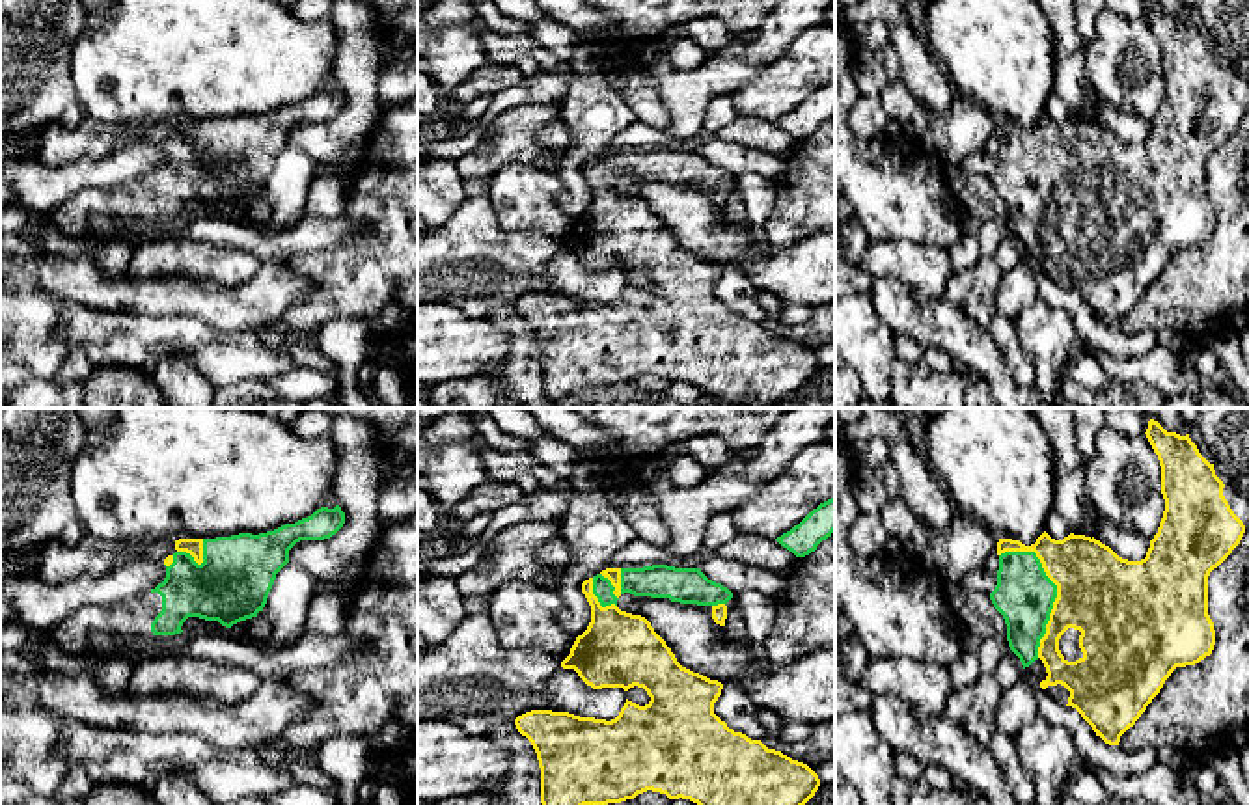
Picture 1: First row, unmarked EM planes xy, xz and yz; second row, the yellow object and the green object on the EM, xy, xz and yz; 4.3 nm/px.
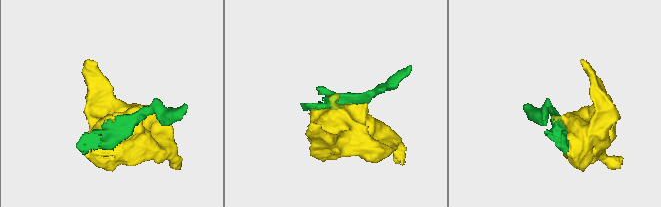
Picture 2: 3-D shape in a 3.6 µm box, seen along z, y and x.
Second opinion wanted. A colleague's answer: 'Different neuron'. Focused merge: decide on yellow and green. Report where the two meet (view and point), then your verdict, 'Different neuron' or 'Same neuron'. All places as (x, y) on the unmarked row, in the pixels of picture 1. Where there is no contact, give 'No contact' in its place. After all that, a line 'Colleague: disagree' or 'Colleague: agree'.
Touches yellow at yz (1057, 174). Same neuron
Colleague: disagree

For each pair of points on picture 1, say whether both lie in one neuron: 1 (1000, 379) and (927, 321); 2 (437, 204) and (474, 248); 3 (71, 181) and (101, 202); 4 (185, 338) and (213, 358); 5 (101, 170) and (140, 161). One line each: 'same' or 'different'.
1: same
2: different
3: different
4: same
5: same

